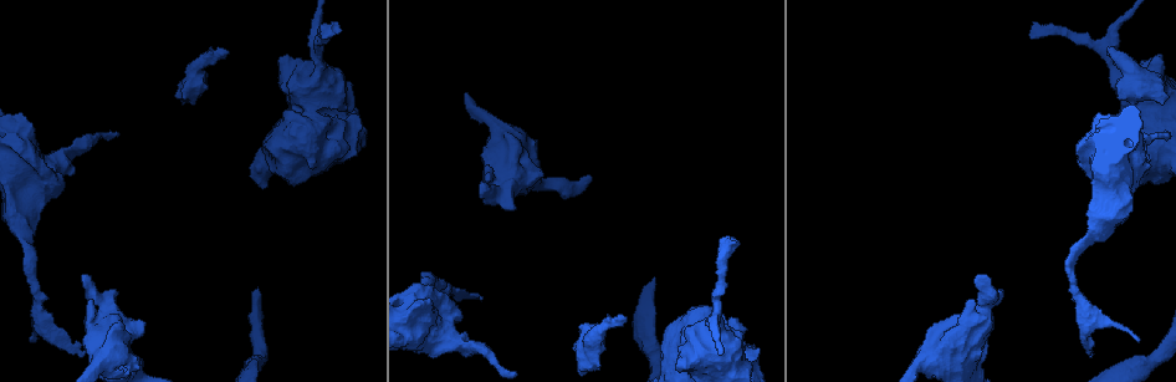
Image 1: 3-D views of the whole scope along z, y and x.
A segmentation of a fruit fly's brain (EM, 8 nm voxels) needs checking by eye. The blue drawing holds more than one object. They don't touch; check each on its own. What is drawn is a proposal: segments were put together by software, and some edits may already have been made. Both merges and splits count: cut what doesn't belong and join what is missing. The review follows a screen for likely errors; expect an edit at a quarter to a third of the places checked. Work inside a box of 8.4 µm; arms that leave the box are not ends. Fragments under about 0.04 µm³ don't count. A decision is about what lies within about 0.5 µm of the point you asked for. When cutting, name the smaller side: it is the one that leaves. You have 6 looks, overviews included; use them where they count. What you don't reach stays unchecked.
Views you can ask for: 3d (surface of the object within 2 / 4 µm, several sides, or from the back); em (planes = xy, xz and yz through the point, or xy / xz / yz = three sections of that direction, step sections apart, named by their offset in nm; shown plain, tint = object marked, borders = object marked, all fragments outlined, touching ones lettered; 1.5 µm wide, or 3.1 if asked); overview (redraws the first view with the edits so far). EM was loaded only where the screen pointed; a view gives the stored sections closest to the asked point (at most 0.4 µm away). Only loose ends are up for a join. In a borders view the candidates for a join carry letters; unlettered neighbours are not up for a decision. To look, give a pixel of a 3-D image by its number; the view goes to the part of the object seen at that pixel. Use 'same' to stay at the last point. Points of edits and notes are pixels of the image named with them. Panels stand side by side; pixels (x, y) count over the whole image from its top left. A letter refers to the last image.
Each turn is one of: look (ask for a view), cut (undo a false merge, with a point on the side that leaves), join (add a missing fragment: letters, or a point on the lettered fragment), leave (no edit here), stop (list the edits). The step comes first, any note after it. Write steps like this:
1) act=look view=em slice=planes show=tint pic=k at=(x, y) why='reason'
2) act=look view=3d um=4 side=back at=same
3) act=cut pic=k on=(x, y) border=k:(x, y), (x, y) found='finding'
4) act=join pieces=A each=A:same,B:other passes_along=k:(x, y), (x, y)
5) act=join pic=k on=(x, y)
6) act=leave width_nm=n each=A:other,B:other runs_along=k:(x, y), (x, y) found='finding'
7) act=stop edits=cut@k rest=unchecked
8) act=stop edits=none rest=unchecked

act=look view=em slice=planes show=borders pic=1 at=(483, 297) why='free end'

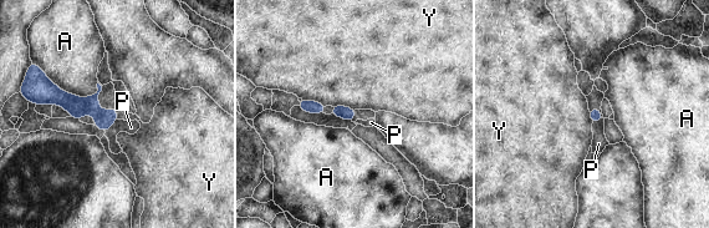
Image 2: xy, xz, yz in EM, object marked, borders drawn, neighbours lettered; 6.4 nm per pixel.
act=join pieces=P each=A:other,P:same,Y:other passes_along=2:(77, 107), (110, 126), (131, 127) found='it goes on there'

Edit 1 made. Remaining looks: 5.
act=look view=overview

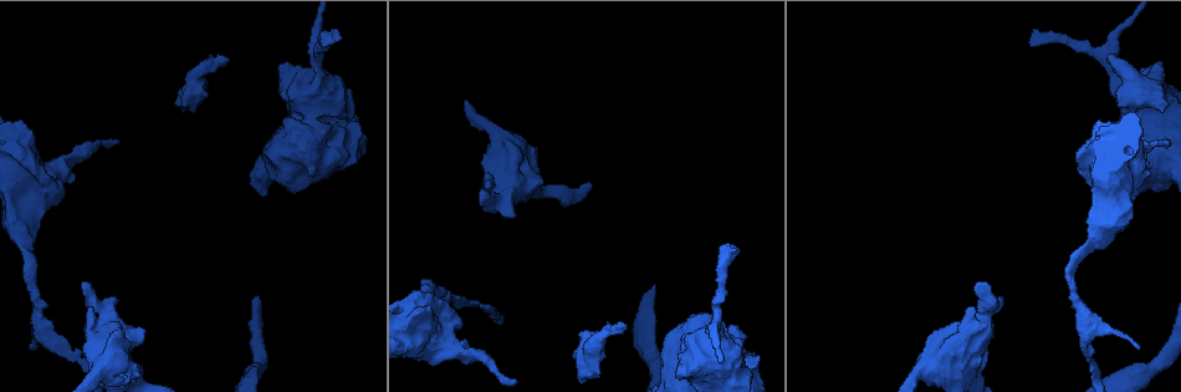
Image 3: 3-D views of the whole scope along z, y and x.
act=look view=em slice=planes show=borders pic=3 at=(83, 283) why='free end'

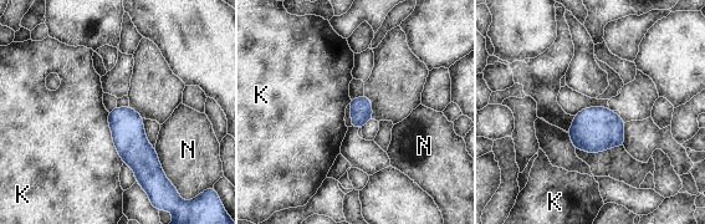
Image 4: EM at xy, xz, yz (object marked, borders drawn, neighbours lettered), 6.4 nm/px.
act=leave each=K:other,N:other found='none of them fits'

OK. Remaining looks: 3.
act=look view=em um=3.1 slice=planes show=tint pic=3 at=(734, 249) why='an open end'

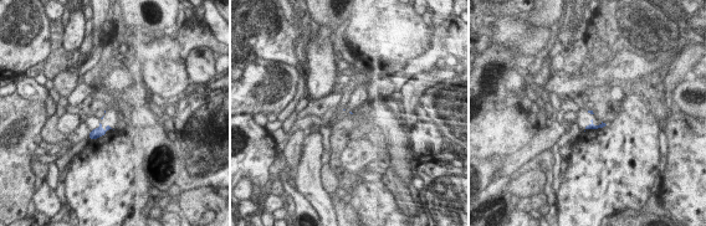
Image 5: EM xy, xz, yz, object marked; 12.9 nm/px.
act=look view=em um=3.1 slice=planes show=borders at=same

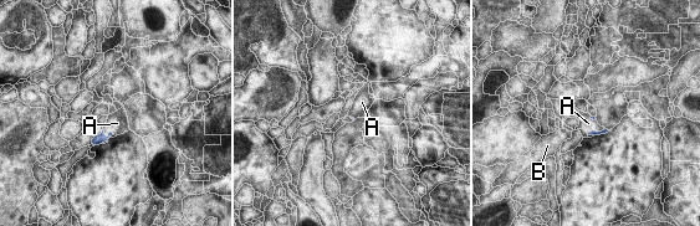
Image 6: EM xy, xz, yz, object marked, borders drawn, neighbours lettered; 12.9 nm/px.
act=join pieces=A each=A:same,B:other found='the neuron continues'

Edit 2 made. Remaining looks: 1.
act=stop edits=join@2,join@6 rest=unchecked

